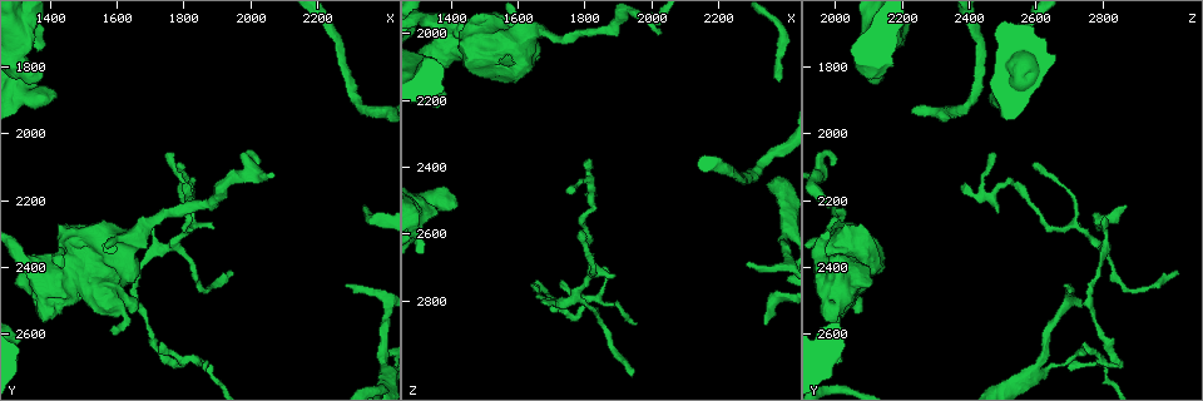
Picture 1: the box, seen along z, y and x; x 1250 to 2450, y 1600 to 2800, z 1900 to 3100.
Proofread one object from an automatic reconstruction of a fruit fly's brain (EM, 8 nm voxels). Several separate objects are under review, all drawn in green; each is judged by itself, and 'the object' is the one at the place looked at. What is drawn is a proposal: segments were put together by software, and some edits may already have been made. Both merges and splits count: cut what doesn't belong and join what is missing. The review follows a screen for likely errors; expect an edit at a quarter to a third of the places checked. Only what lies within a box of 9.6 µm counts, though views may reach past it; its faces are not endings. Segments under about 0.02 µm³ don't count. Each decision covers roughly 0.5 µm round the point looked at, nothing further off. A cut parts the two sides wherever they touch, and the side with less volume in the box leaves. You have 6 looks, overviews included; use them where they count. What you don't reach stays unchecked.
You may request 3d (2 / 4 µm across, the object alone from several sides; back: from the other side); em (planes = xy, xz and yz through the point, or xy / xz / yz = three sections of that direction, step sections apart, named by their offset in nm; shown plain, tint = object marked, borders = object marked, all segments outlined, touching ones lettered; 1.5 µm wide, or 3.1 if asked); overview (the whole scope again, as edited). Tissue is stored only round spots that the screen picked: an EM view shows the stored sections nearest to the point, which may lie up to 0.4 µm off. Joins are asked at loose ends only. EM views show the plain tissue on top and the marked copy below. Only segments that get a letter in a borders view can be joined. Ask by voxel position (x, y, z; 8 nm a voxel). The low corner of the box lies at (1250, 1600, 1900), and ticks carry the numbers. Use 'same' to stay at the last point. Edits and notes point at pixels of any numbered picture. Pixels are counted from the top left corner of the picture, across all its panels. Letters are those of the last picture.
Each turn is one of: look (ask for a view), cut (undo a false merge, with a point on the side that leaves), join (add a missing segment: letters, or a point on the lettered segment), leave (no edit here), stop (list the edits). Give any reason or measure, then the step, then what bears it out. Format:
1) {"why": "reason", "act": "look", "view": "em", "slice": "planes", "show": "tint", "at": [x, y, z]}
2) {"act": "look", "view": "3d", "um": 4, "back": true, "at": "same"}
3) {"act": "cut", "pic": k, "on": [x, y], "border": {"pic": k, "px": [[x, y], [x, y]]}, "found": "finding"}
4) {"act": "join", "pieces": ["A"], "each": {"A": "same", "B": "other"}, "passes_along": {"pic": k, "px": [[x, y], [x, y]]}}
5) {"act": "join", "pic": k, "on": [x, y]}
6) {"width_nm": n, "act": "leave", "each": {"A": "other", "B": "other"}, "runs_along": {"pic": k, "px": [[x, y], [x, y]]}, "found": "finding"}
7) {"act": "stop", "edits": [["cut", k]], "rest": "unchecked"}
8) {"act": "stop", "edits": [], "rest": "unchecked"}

{"why": "an open end", "act": "look", "view": "3d", "um": 4, "at": [1420, 1880, 2510]}

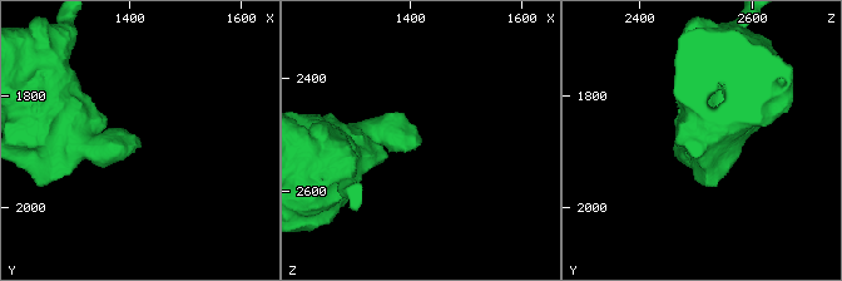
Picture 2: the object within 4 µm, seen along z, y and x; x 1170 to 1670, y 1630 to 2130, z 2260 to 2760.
{"act": "look", "view": "em", "slice": "xz", "step": 8, "show": "tint", "at": [1415, 1875, 2520]}

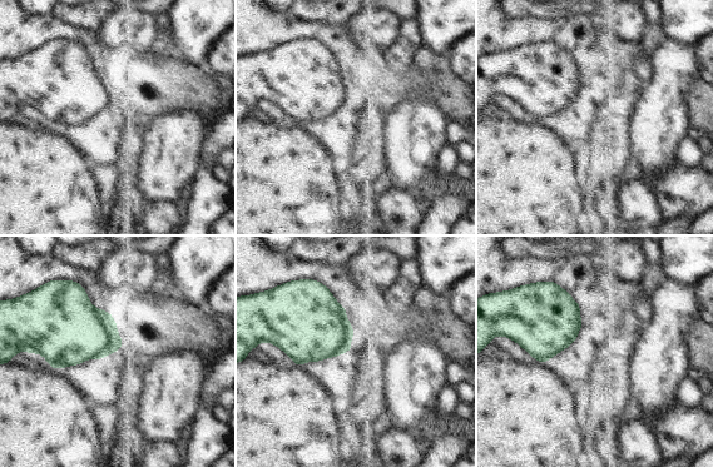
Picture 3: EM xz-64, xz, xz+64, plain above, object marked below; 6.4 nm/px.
{"act": "look", "view": "em", "slice": "planes", "show": "borders", "at": "same"}

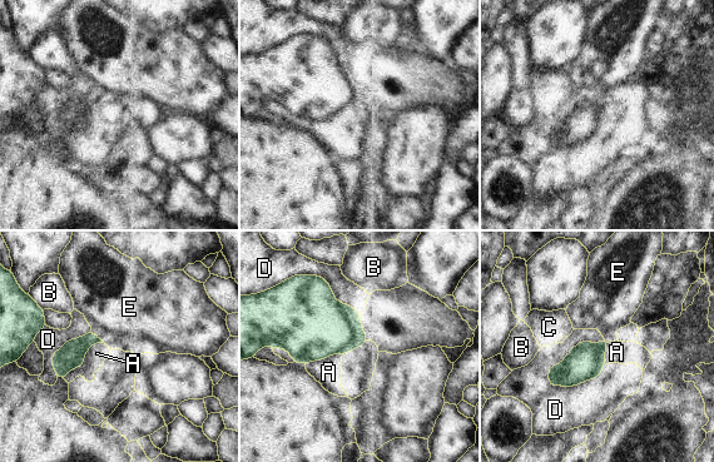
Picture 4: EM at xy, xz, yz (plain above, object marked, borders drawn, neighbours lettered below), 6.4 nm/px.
{"act": "leave", "each": {"A": "other", "B": "other", "C": "other", "D": "other", "E": "other"}, "border": {"pic": 4, "px": [[92, 331], [104, 342]]}, "found": "no lettered segment goes on from it"}

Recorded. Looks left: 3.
{"why": "free end", "act": "look", "view": "3d", "um": 2, "at": [1800, 2150, 2390]}

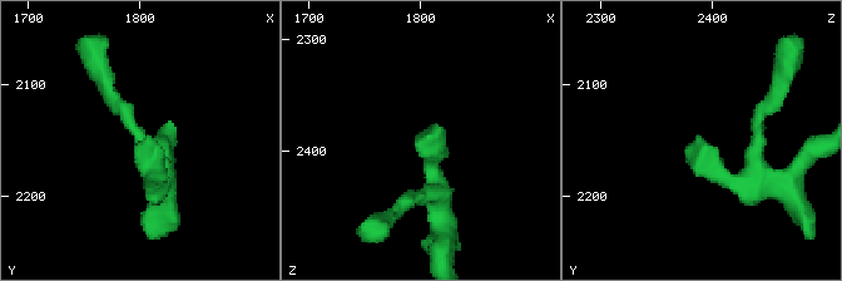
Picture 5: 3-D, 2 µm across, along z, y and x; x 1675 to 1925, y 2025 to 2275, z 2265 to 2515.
{"act": "look", "view": "em", "slice": "planes", "show": "borders", "at": [1806, 2148, 2382]}

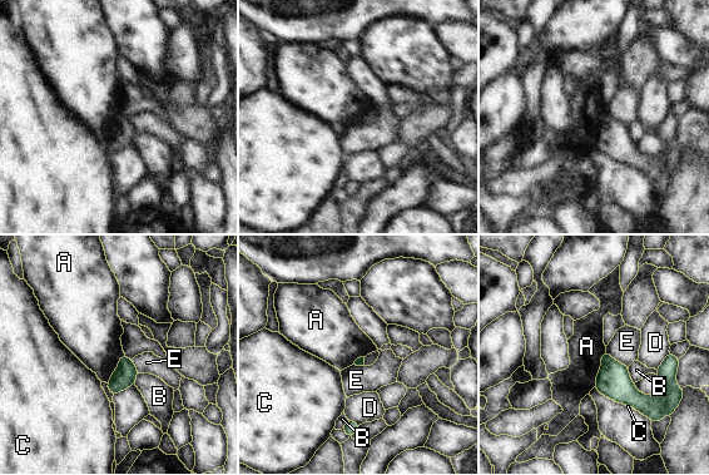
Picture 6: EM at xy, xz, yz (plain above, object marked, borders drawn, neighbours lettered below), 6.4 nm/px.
{"longest_contact_nm": ["A", 240], "act": "leave", "each": {"A": "other", "B": "other", "C": "other", "D": "other", "E": "other"}, "found": "no lettered segment goes on from it"}

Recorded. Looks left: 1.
{"act": "stop", "edits": [], "rest": "unchecked"}

